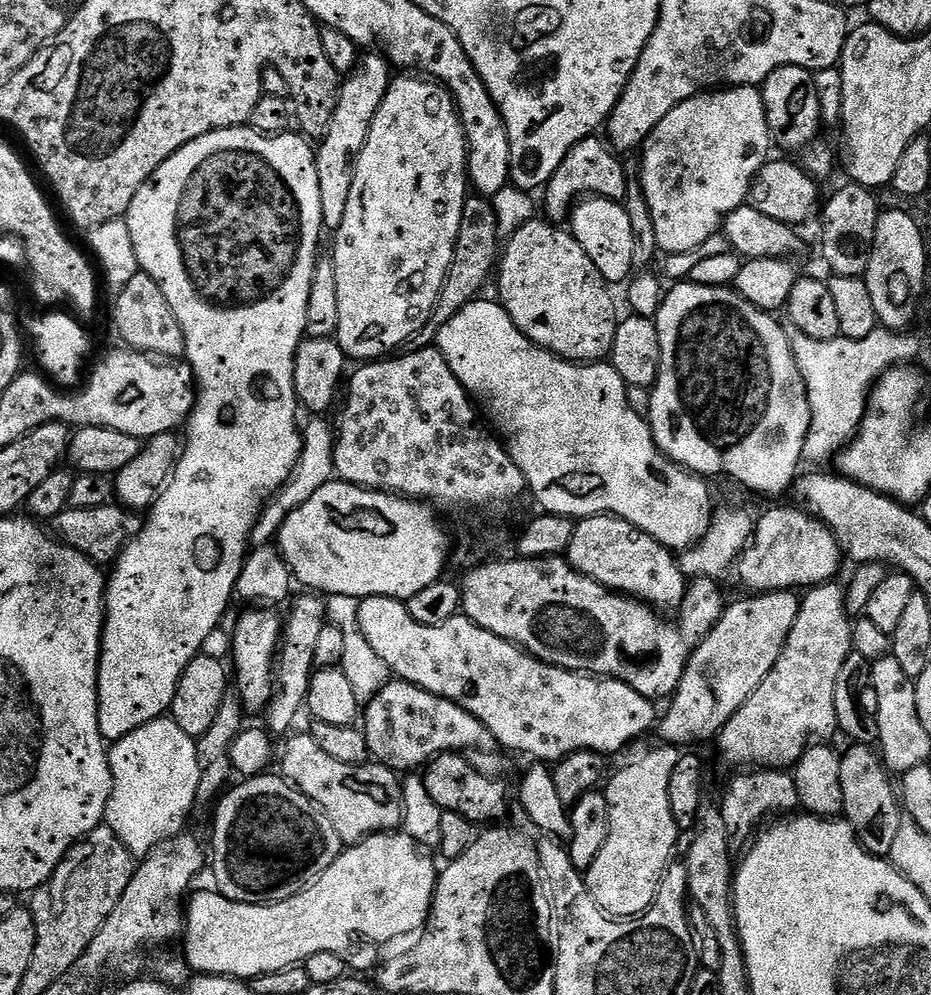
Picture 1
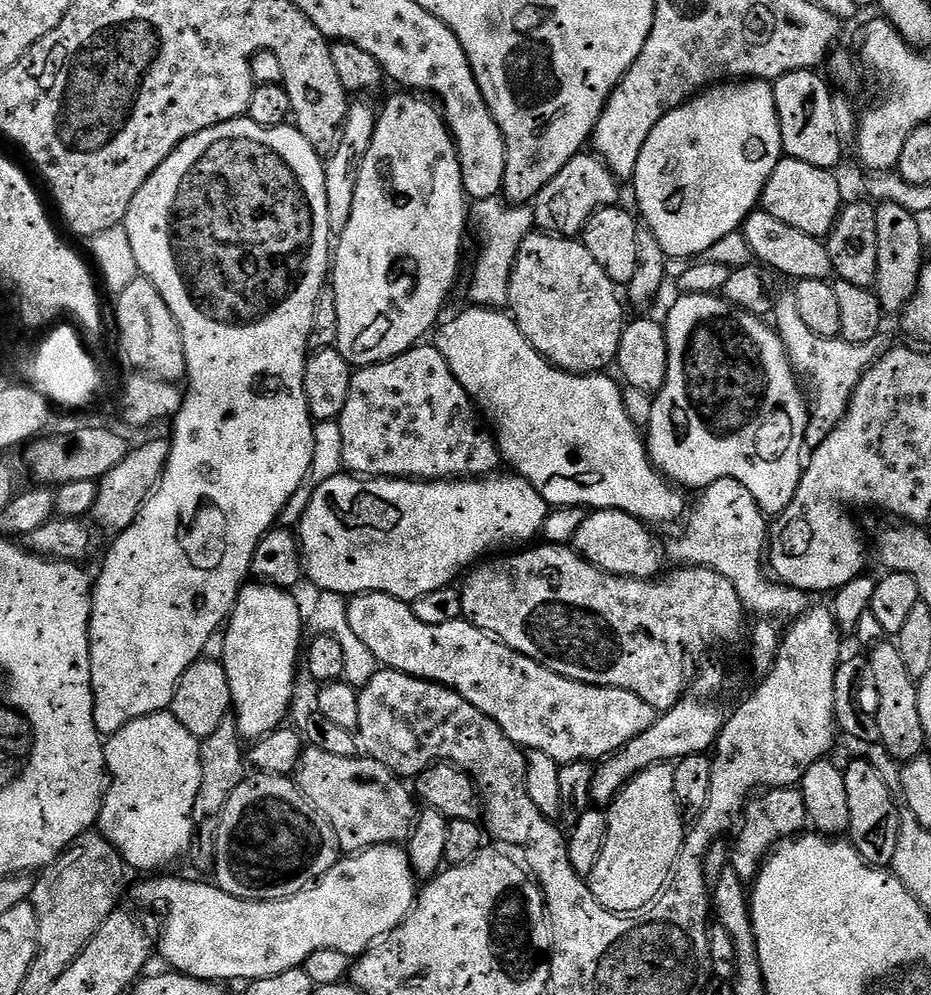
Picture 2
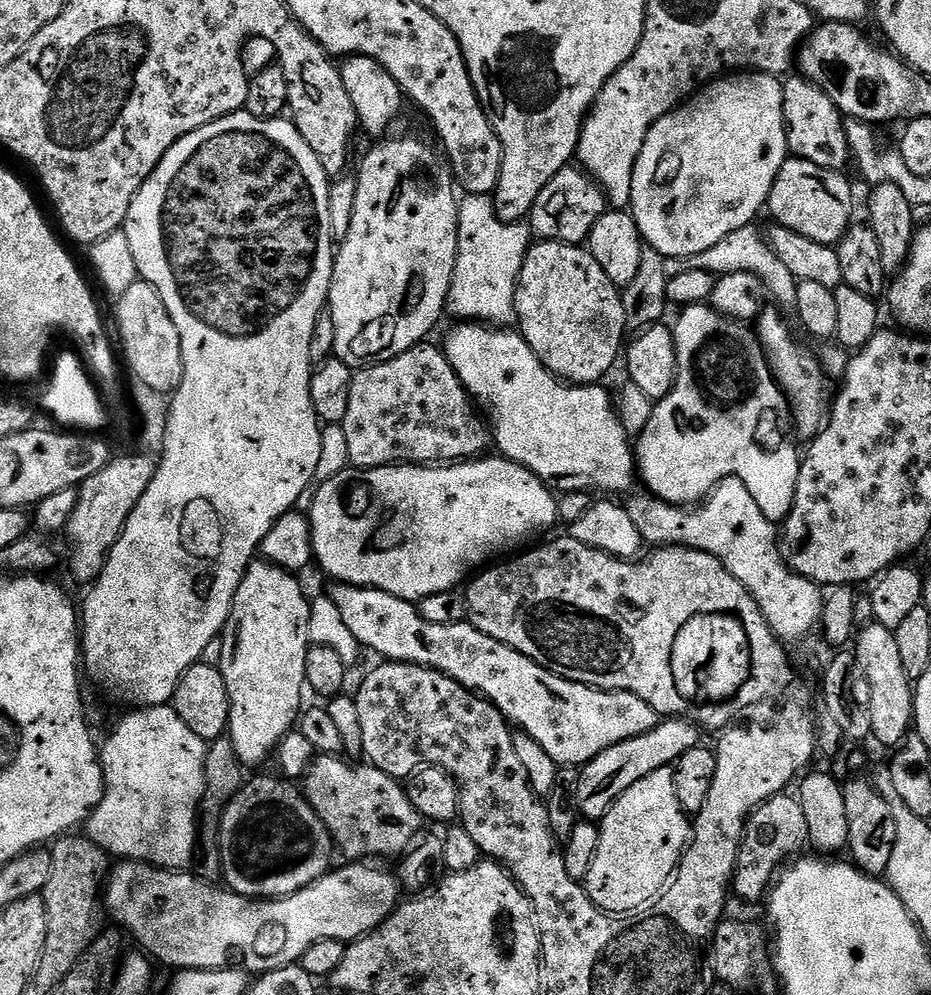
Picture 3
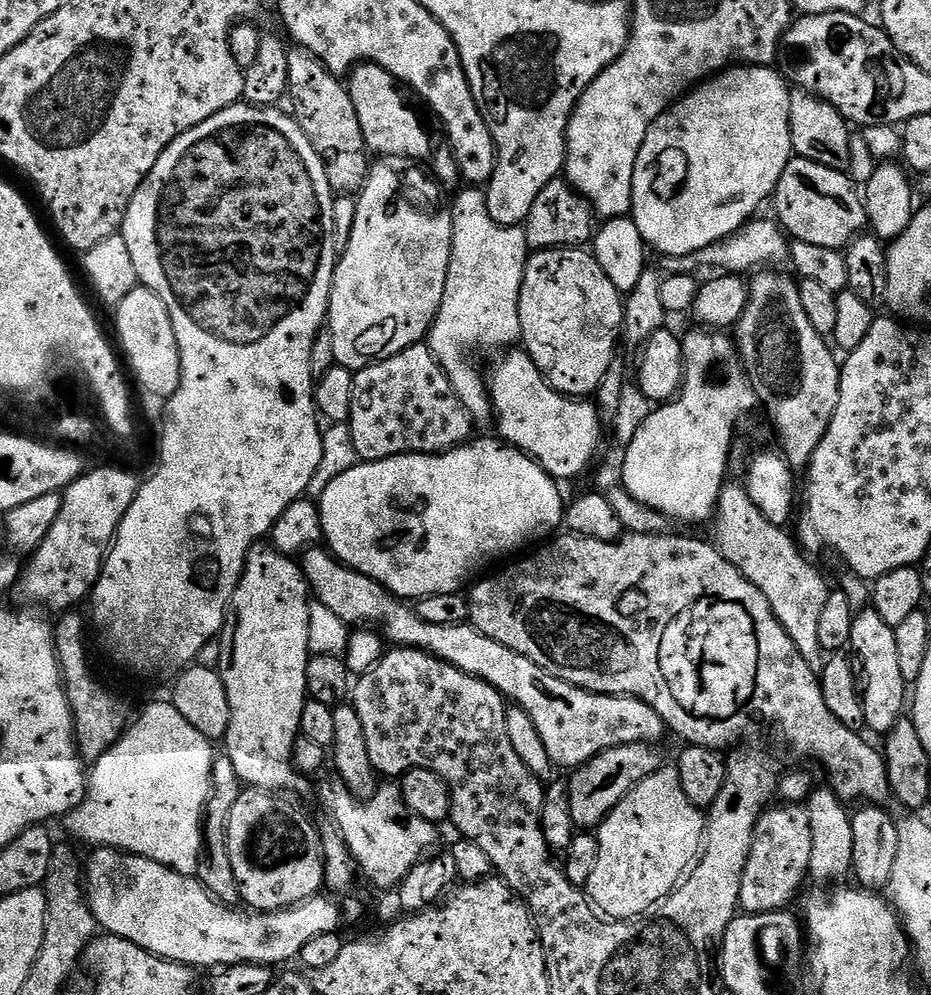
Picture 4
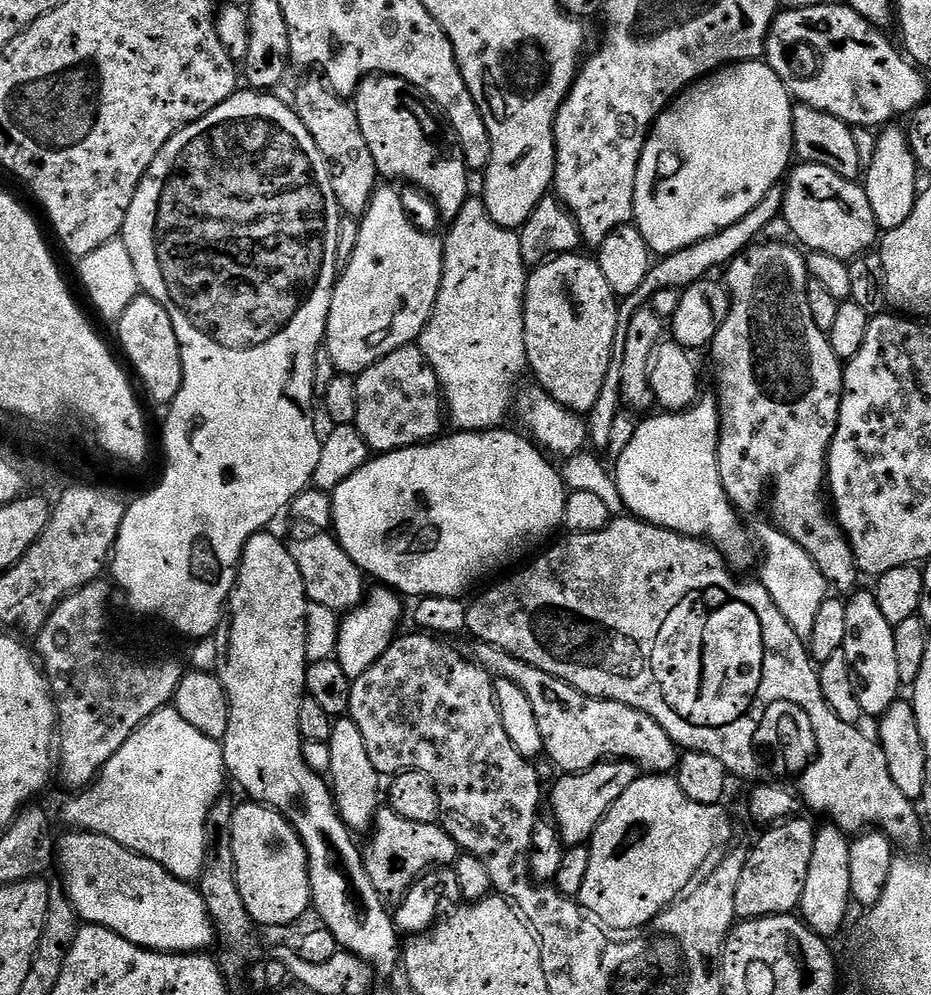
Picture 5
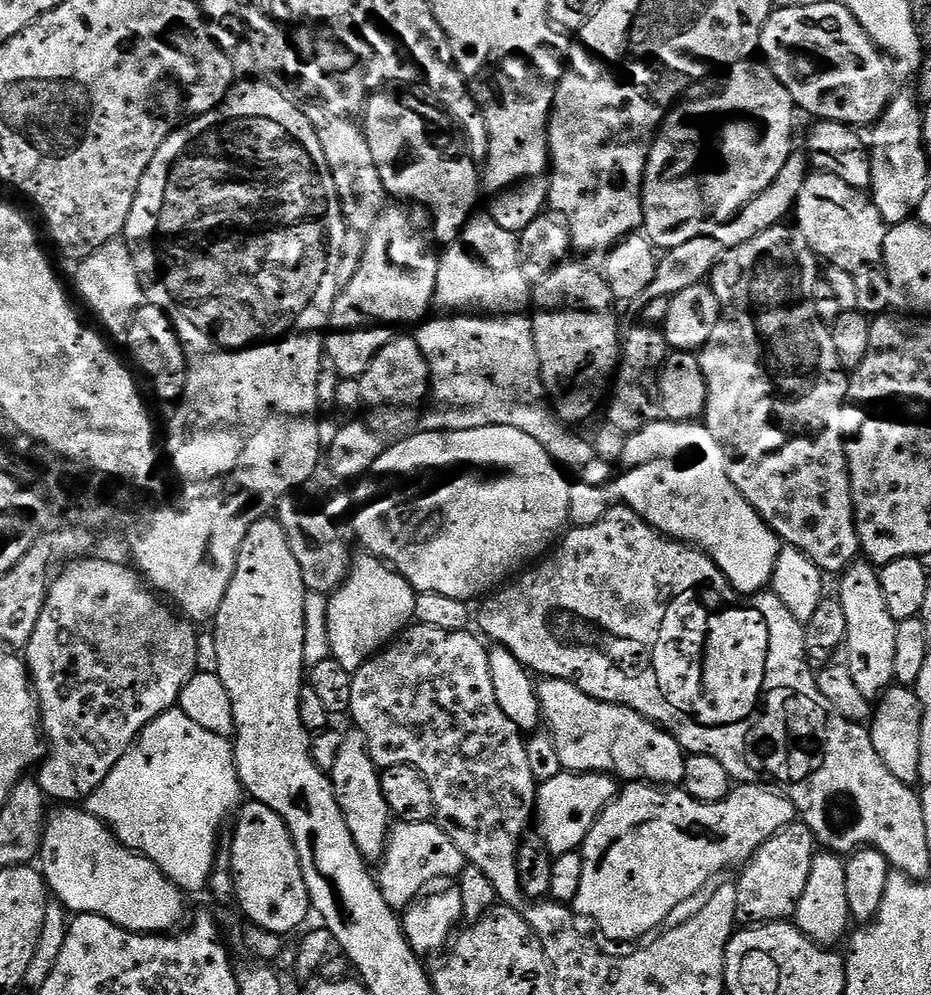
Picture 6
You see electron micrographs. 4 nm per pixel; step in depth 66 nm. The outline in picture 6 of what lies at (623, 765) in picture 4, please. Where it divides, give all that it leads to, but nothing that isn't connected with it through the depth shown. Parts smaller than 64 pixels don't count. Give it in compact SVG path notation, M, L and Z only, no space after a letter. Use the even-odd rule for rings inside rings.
M561 770L556 777L541 783L536 789L535 835L548 848L553 858L577 851L590 834L594 822L617 795L618 781L614 776L602 772L578 773Z

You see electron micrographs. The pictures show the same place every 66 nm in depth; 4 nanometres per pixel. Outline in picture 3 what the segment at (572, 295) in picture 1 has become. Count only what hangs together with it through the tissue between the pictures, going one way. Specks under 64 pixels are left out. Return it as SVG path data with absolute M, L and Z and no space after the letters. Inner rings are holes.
M542 240L529 247L516 283L516 320L520 335L542 366L570 384L600 384L603 376L615 366L616 359L619 356L621 359L626 344L624 332L628 328L628 315L624 313L621 289L606 278L606 270L598 266L587 247L578 244Z

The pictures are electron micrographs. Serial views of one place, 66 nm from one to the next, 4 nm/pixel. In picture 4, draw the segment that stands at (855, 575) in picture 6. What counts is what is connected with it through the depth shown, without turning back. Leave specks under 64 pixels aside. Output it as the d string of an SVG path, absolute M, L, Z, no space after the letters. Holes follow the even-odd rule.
M875 610L856 614L851 655L862 681L862 699L864 701L864 728L867 731L887 734L902 719L906 712L906 685L902 678L902 665L898 662L898 646L894 643L895 628L891 628Z

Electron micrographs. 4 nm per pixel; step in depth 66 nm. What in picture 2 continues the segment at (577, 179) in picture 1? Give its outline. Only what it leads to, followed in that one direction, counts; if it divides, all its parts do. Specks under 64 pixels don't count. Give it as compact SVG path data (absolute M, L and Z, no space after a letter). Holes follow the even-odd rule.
M581 154L570 158L570 162L566 162L566 166L562 166L562 170L558 170L558 174L554 174L554 178L550 178L537 194L534 201L535 227L549 236L579 237L595 212L621 203L620 184L621 181L599 156Z

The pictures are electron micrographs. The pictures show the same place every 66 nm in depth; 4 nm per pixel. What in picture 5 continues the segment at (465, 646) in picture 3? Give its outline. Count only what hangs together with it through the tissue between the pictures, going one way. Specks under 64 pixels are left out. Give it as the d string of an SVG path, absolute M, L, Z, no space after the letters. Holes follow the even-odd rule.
M316 530L312 536L304 536L301 540L291 541L292 557L298 563L303 586L309 603L326 606L326 610L334 610L337 614L347 614L366 599L366 577L364 571L354 563L350 554L342 550L335 535L328 530ZM480 642L475 646L476 663L491 672L493 677L514 682L524 691L526 698L530 698L547 759L552 759L561 768L561 773L585 772L605 760L630 760L637 769L648 774L675 773L681 753L670 734L666 734L666 730L662 730L650 714L622 702L593 700L590 696L583 696L564 680L554 678L492 644Z

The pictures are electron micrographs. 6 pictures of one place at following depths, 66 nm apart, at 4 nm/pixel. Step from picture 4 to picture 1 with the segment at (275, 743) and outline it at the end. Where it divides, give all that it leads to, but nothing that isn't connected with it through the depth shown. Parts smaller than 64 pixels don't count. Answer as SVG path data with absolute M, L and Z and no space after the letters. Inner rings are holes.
M248 612L240 621L236 628L231 629L232 651L230 653L231 663L236 663L236 672L234 668L234 684L238 689L238 695L243 703L245 713L252 712L263 713L272 702L274 695L274 665L277 663L280 646L282 643L282 616L276 612Z

